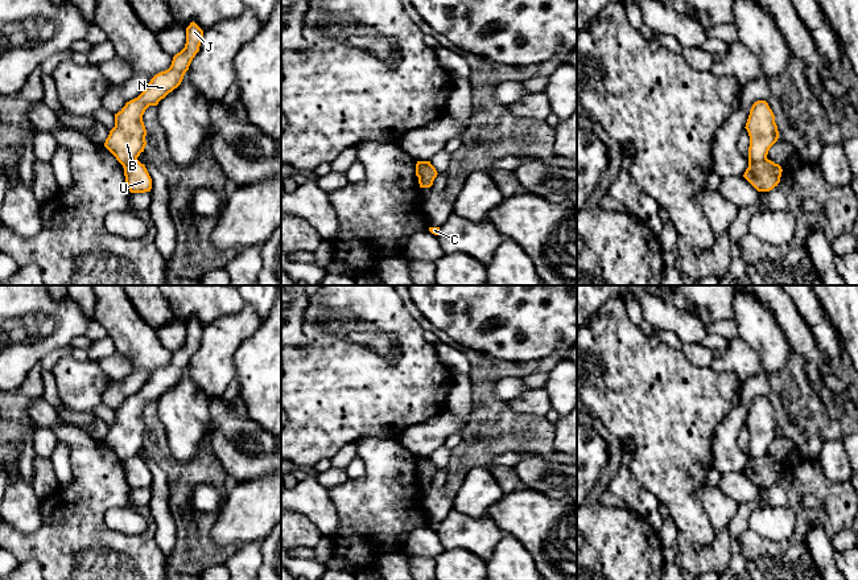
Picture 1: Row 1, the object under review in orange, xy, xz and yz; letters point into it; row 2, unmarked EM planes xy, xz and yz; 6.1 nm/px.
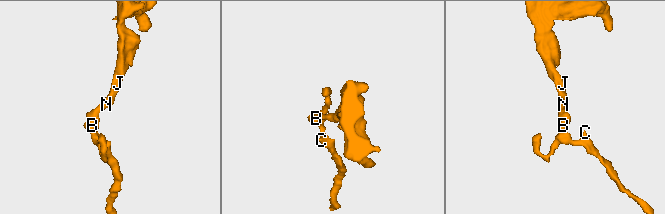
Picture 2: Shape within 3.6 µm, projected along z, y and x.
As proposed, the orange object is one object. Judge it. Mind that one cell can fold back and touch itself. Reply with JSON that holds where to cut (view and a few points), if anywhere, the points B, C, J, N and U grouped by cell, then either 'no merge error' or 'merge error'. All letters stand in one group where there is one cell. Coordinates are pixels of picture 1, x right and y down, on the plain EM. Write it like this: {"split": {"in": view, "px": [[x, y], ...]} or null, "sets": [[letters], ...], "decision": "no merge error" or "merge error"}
{"split": {"in": "yz", "px": [[767, 455], [759, 459], [749, 459]]}, "sets": [["B", "J", "N"], ["C", "U"]], "decision": "merge error"}

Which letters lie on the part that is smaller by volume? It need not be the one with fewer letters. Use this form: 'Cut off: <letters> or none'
Cut off: B, J, N

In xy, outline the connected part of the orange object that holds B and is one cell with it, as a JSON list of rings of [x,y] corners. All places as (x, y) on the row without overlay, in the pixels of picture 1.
[[[193,317],[186,324],[185,344],[173,353],[168,366],[156,370],[145,386],[115,410],[115,423],[110,427],[104,443],[124,462],[136,456],[147,441],[147,425],[143,411],[149,402],[157,402],[177,384],[189,362],[199,347],[203,326]]]

